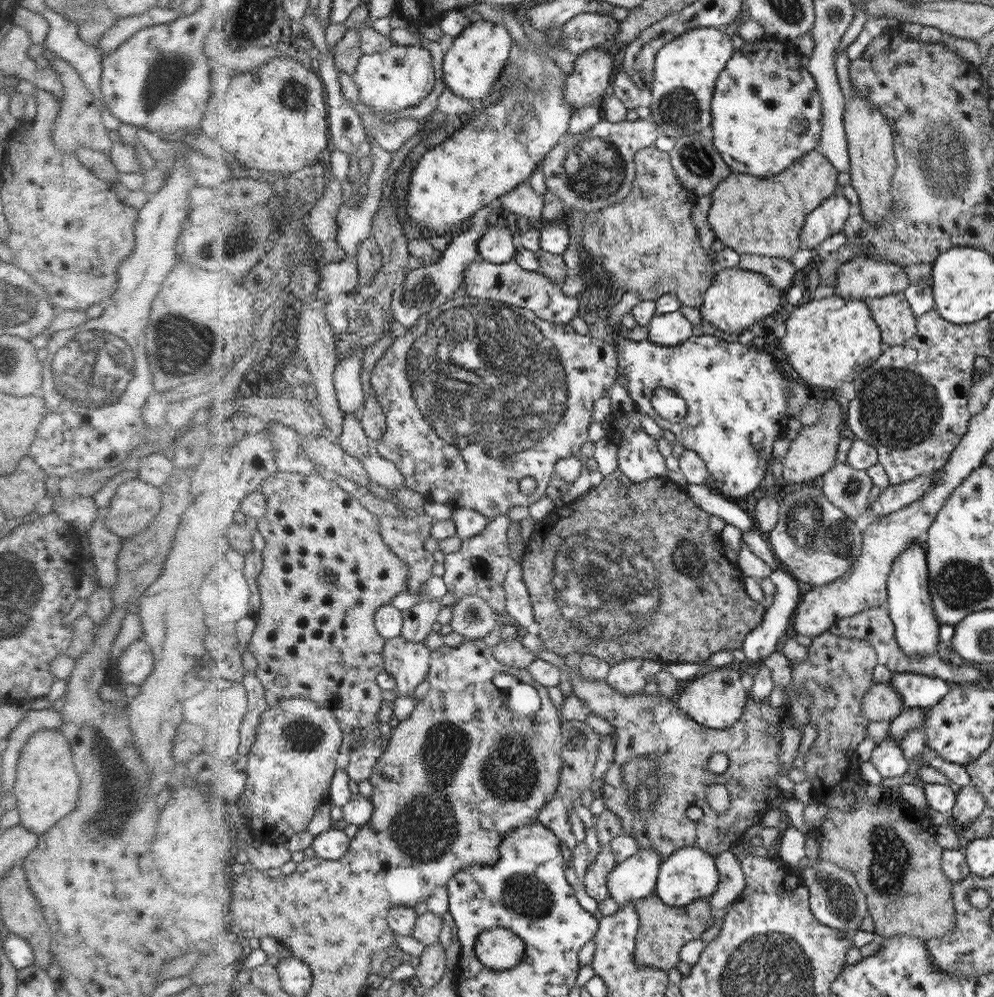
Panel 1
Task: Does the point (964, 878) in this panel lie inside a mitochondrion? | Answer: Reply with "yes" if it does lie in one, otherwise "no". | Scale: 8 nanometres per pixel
no

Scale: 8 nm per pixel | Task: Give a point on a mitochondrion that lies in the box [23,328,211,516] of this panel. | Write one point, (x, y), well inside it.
(94, 368)

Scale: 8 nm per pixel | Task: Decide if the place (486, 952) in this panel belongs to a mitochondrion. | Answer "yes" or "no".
no

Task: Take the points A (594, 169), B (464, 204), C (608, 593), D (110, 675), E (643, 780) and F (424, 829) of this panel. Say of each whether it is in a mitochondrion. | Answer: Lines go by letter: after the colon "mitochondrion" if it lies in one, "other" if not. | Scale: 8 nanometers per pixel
A: mitochondrion
B: other
C: mitochondrion
D: other
E: mitochondrion
F: mitochondrion

